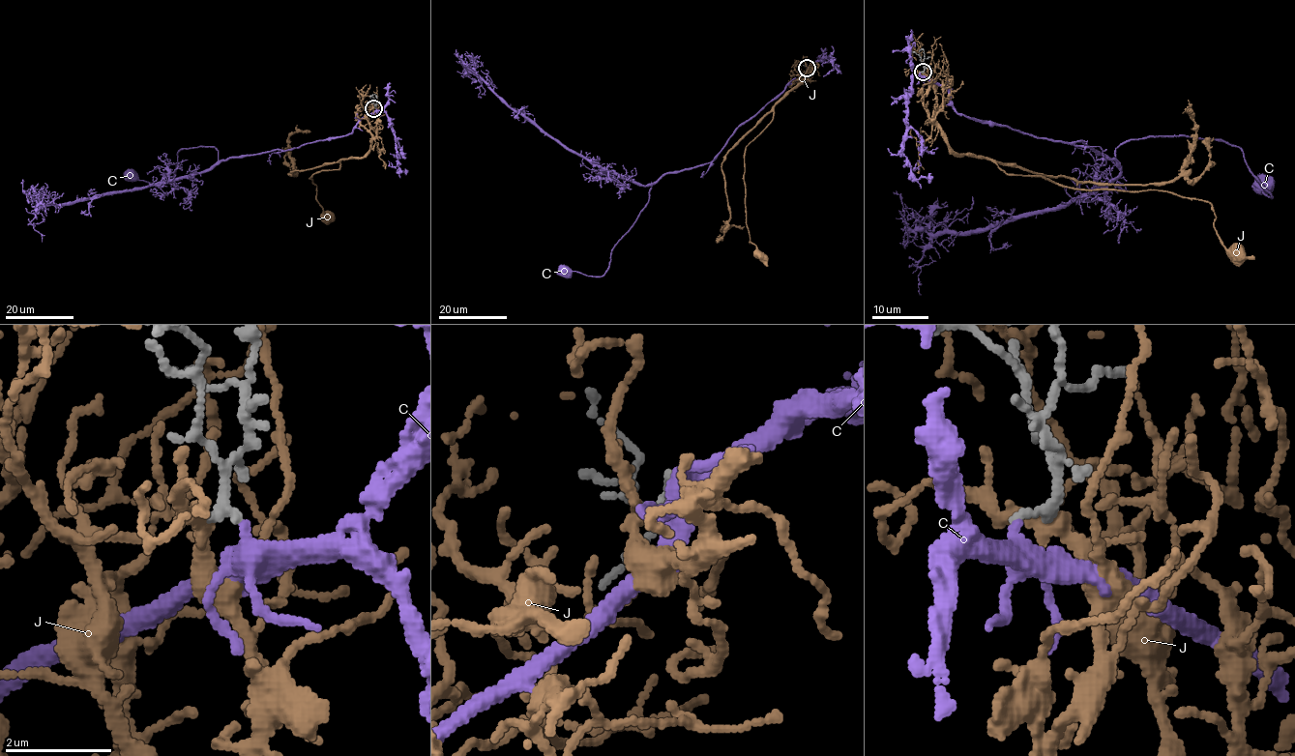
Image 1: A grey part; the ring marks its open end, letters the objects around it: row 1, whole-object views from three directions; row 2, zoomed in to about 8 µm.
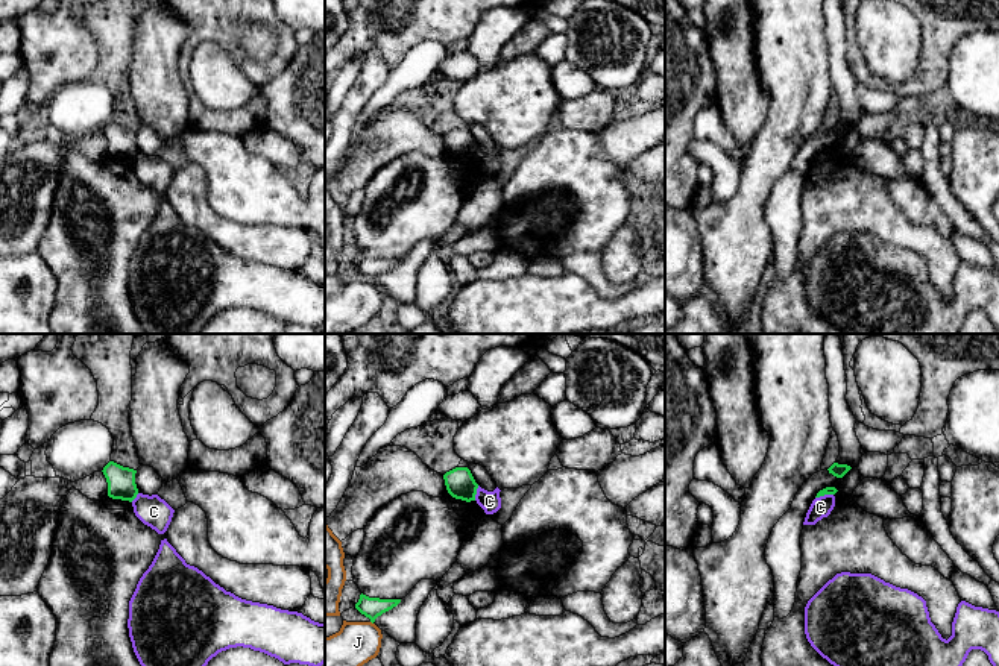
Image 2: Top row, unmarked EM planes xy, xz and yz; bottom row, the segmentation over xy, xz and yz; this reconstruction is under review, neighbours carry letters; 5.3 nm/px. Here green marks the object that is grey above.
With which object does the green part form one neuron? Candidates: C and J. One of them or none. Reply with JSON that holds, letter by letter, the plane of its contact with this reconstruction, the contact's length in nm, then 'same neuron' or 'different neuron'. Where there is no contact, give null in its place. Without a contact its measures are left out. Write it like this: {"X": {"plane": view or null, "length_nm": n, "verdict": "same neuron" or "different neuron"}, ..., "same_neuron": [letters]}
{"C": {"plane": "xz", "length_nm": 80, "verdict": "different neuron"}, "J": {"plane": null, "verdict": "same neuron"}, "same_neuron": ["J"]}

